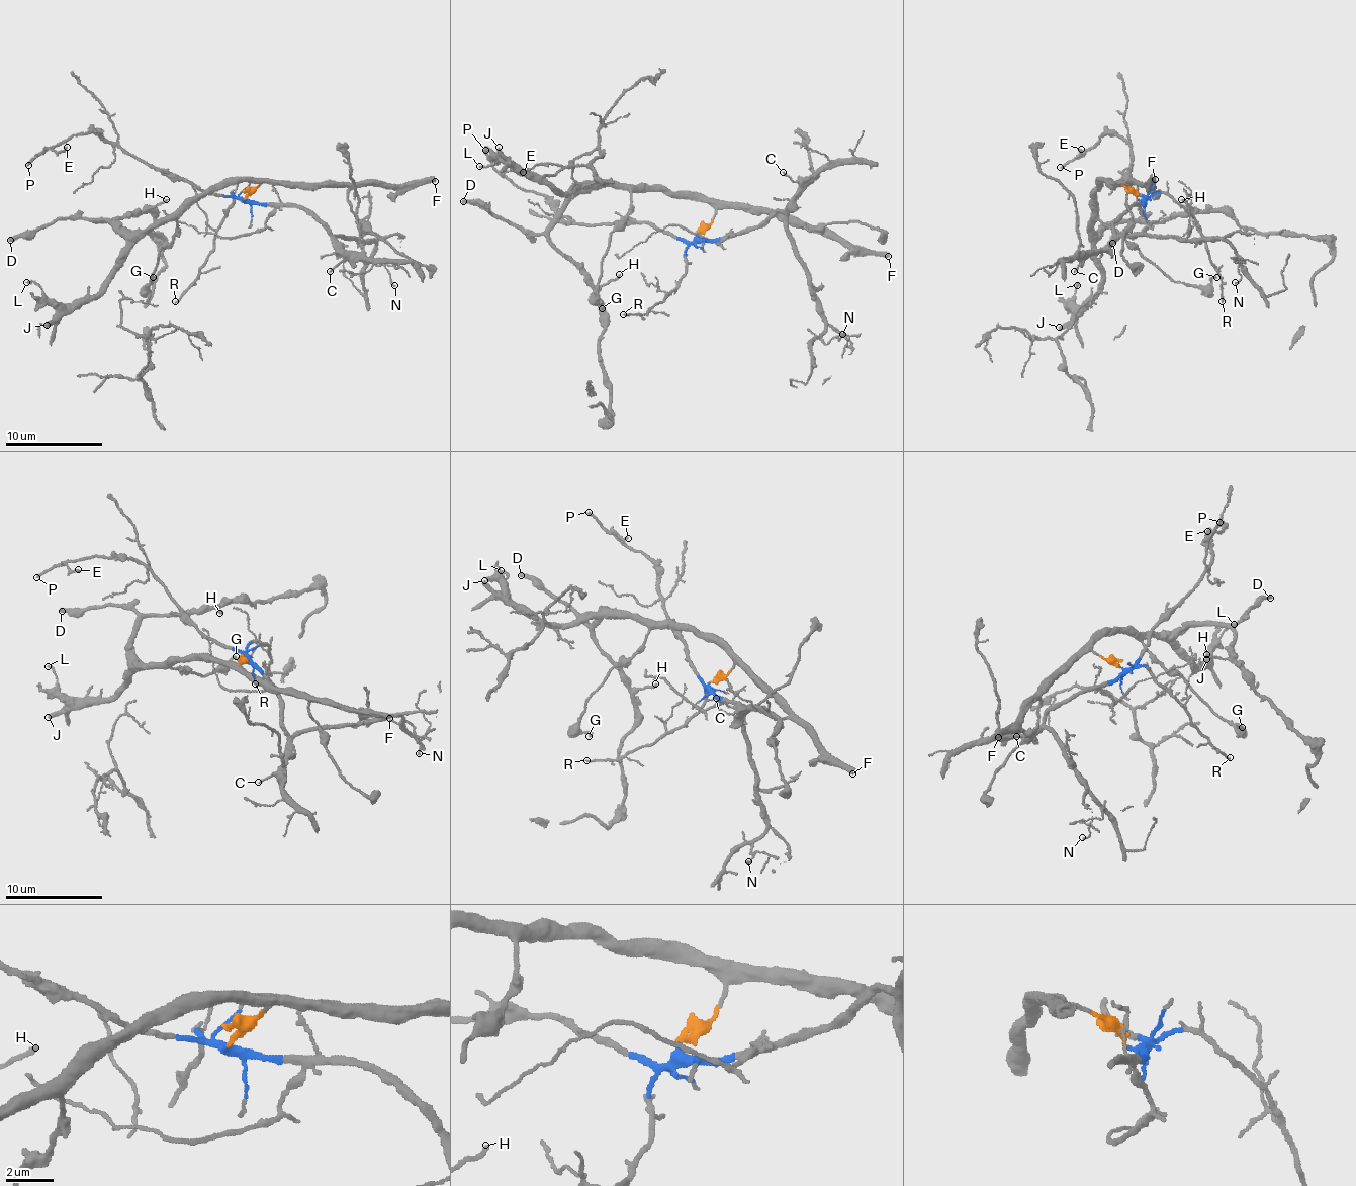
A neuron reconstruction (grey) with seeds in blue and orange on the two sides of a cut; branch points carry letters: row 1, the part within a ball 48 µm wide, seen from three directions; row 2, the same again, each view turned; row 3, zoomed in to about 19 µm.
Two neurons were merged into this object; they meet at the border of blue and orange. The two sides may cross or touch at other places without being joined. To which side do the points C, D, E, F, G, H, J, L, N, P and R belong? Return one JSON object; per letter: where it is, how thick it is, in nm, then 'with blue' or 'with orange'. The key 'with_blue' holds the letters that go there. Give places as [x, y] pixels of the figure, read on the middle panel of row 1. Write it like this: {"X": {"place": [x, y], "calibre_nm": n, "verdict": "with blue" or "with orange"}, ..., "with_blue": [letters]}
{"C": {"place": [783, 172], "calibre_nm": 130, "verdict": "with blue"}, "D": {"place": [463, 201], "calibre_nm": 340, "verdict": "with orange"}, "E": {"place": [523, 172], "calibre_nm": 180, "verdict": "with blue"}, "F": {"place": [888, 256], "calibre_nm": 440, "verdict": "with orange"}, "G": {"place": [602, 308], "calibre_nm": 200, "verdict": "with orange"}, "H": {"place": [619, 274], "calibre_nm": 180, "verdict": "with orange"}, "J": {"place": [499, 147], "calibre_nm": 320, "verdict": "with orange"}, "L": {"place": [479, 166], "calibre_nm": 150, "verdict": "with orange"}, "N": {"place": [842, 334], "calibre_nm": 130, "verdict": "with blue"}, "P": {"place": [485, 150], "calibre_nm": 180, "verdict": "with blue"}, "R": {"place": [623, 314], "calibre_nm": 160, "verdict": "with blue"}, "with_blue": ["C", "E", "N", "P", "R"]}

